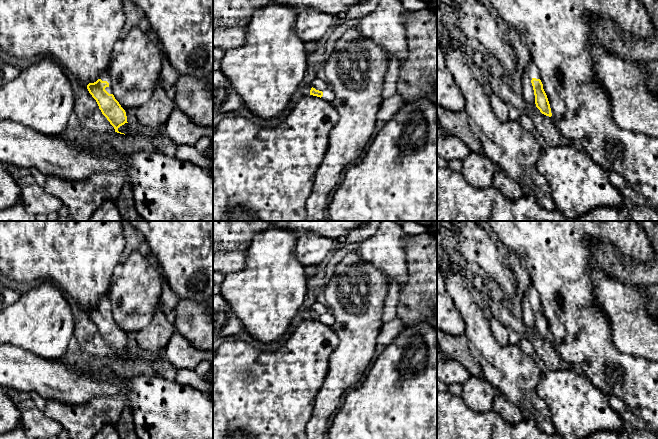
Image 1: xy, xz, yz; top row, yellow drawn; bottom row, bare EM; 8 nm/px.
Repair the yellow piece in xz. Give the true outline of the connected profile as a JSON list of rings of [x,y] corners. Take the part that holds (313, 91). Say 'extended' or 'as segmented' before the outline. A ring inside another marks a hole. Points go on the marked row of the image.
extended; [[[312,87],[310,90],[310,95],[320,97],[323,100],[330,102],[330,103],[332,103],[332,101],[335,98],[334,92],[329,87],[327,87],[323,91],[316,90],[315,88]]]

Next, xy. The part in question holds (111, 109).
extended; [[[109,69],[102,70],[99,79],[94,83],[89,83],[87,89],[96,100],[102,114],[114,127],[115,132],[124,134],[119,132],[118,128],[128,123],[127,116],[125,110],[113,95]]]

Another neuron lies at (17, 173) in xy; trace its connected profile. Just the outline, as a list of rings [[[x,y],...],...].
[[[10,164],[5,165],[6,170],[8,173],[17,181],[20,182],[22,178],[30,174],[29,168],[20,168]]]

